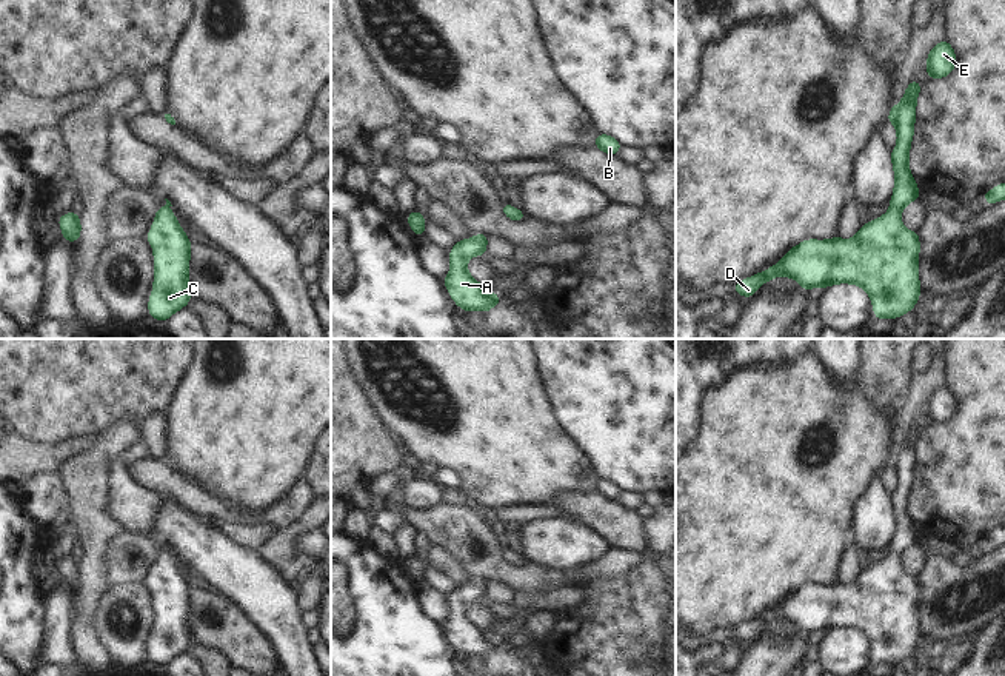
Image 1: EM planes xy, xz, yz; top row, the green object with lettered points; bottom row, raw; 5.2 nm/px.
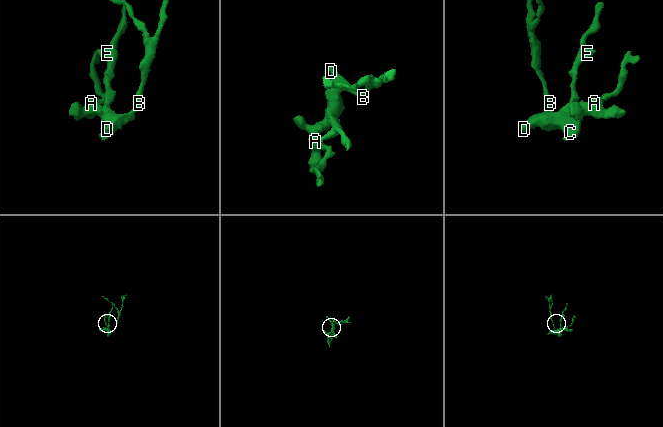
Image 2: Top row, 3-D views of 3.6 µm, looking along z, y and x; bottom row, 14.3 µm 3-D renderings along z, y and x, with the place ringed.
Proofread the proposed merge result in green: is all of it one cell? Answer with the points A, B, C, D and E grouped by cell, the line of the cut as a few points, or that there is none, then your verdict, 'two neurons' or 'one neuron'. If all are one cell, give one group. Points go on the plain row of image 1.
A B C D E | no cut | one neuron

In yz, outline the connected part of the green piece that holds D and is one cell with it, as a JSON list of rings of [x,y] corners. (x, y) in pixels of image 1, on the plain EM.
[[[913,425],[902,447],[888,459],[888,467],[897,473],[897,491],[891,496],[896,527],[888,557],[862,570],[850,585],[837,581],[831,585],[803,585],[777,610],[736,628],[737,639],[751,642],[763,627],[786,621],[806,636],[833,628],[856,628],[868,638],[874,664],[897,664],[914,653],[920,639],[919,579],[902,570],[900,557],[920,540],[908,514],[920,434],[919,427]]]

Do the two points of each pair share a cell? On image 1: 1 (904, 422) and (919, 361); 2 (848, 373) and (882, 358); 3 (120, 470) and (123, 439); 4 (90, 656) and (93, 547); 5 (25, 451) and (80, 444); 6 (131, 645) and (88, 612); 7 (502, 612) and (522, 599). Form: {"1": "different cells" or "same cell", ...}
{"1": "different cells", "2": "different cells", "3": "different cells", "4": "same cell", "5": "same cell", "6": "different cells", "7": "same cell"}

